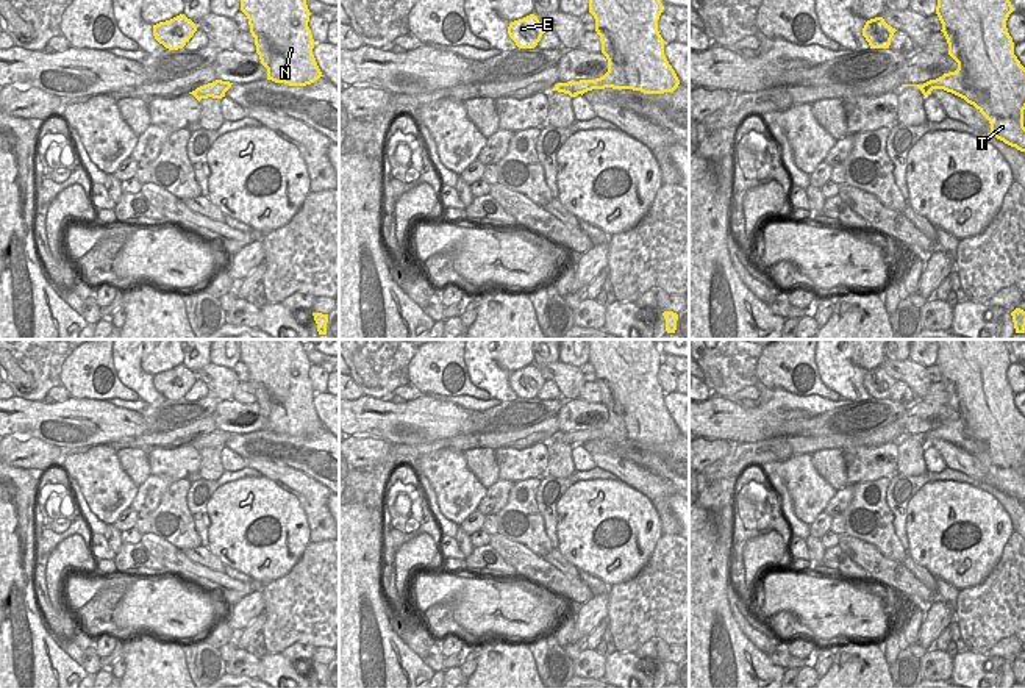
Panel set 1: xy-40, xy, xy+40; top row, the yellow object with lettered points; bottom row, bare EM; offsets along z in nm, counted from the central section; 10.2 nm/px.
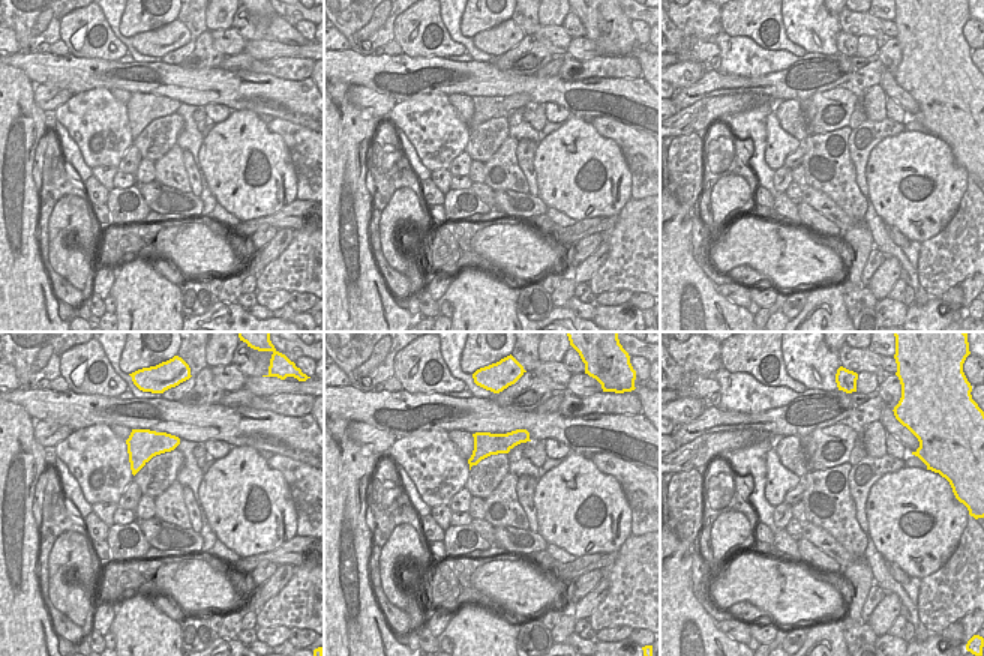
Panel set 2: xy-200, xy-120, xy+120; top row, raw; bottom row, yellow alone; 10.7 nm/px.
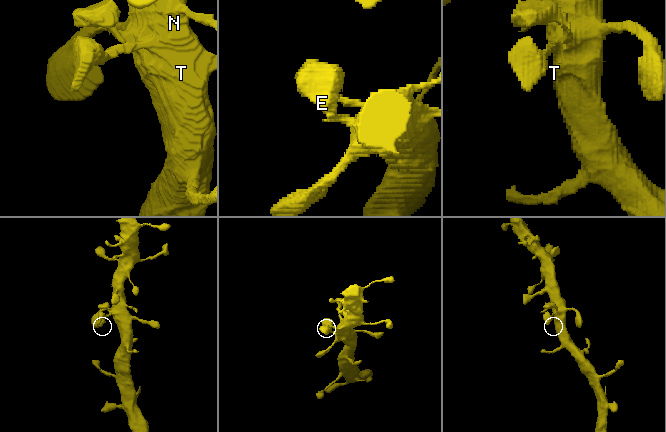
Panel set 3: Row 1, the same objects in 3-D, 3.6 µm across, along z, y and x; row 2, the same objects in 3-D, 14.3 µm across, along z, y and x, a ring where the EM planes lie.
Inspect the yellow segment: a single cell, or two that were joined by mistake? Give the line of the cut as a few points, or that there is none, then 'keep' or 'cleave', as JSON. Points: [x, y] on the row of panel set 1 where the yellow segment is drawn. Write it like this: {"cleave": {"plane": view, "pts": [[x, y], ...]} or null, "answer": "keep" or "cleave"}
{"cleave": null, "answer": "keep"}

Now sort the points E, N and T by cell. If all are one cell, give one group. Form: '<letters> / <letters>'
E N T

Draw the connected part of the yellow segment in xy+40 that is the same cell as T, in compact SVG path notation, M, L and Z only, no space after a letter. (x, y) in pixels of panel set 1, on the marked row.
M938 0L936 14L942 23L942 33L948 44L948 55L958 63L958 69L955 72L944 73L936 80L930 80L923 84L905 84L905 86L917 86L923 95L931 94L933 89L944 89L952 92L967 103L973 105L991 124L991 131L988 134L994 134L997 139L1003 141L1005 144L1016 147L1020 152L1025 152L1025 127L1023 127L1023 109L1025 109L1025 67L1020 64L1017 56L1014 55L1014 42L1008 33L1006 20L1012 13L1012 5L1009 0Z

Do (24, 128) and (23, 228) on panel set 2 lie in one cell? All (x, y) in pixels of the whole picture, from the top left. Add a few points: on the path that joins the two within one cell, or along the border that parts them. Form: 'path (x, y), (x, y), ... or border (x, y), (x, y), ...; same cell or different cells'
path (18, 153), (18, 203); same cell

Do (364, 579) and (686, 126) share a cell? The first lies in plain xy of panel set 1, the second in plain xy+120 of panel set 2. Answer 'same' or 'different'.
different

